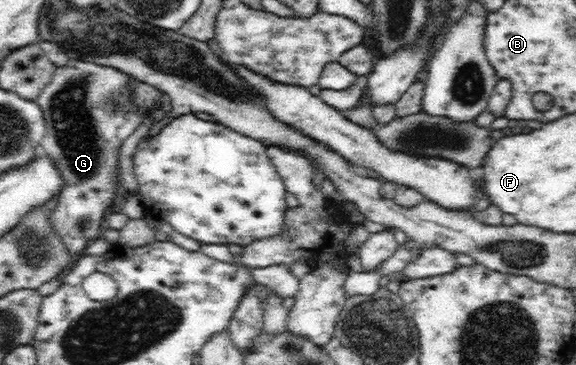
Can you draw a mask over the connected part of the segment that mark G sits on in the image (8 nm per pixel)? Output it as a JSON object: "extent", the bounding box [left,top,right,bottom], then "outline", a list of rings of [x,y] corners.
{"extent":[36,59,146,255],"outline":[[[69,59],[66,66],[57,66],[54,69],[52,80],[47,83],[36,100],[46,122],[46,134],[41,140],[41,149],[54,160],[56,169],[60,171],[62,180],[66,182],[58,196],[55,209],[48,213],[51,229],[70,254],[80,255],[86,246],[100,237],[106,208],[114,202],[114,196],[116,196],[120,146],[146,118],[145,115],[135,114],[133,102],[131,102],[132,93],[127,88],[131,80],[132,77],[121,70]]]}

